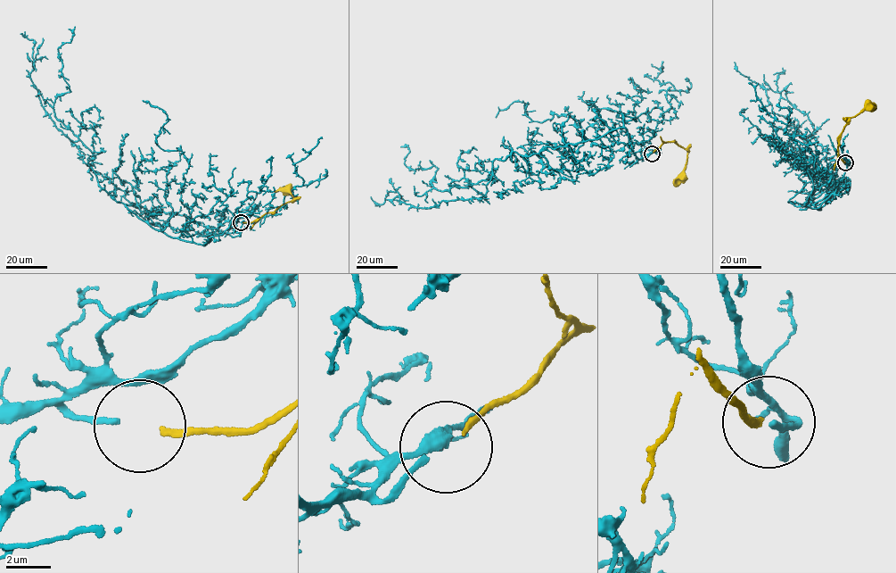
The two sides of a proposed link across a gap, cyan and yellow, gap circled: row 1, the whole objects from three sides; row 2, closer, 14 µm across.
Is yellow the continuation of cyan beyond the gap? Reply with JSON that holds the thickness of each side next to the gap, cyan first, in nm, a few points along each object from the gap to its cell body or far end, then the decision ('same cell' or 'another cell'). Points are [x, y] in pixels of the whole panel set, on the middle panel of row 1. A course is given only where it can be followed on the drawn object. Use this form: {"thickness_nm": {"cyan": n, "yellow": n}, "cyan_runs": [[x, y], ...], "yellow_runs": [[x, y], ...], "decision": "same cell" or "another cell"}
{"thickness_nm": {"cyan": 280, "yellow": 280}, "cyan_runs": [[650, 154], [620, 127], [442, 191], [405, 145]], "yellow_runs": [[653, 153], [668, 141], [684, 148], [687, 157], [681, 177]], "decision": "same cell"}

